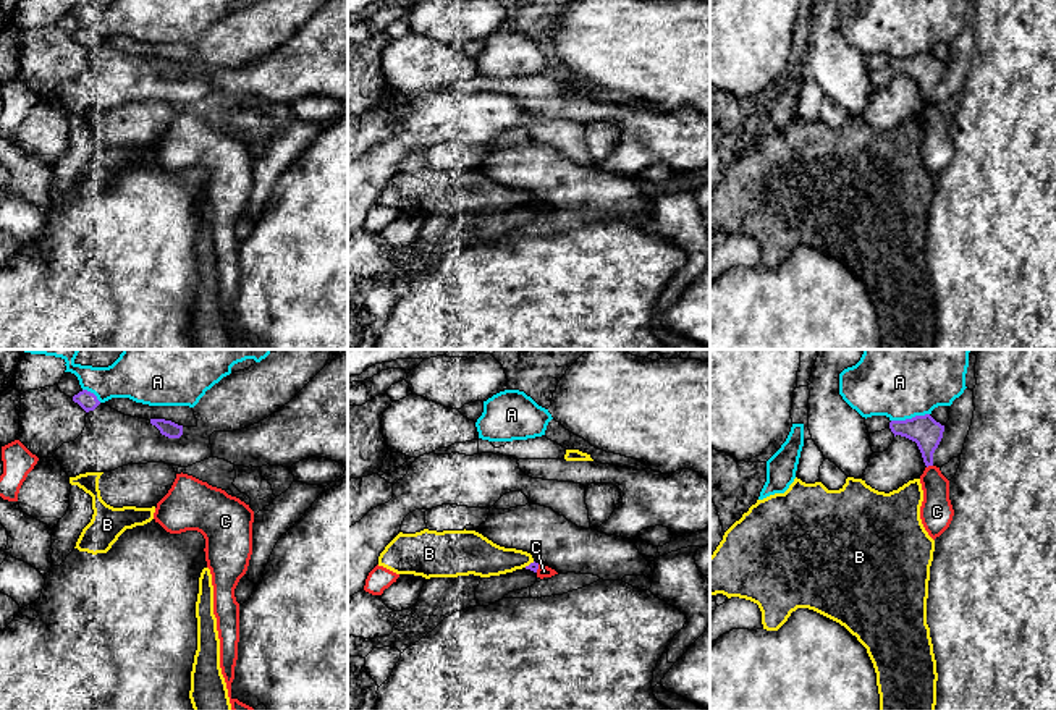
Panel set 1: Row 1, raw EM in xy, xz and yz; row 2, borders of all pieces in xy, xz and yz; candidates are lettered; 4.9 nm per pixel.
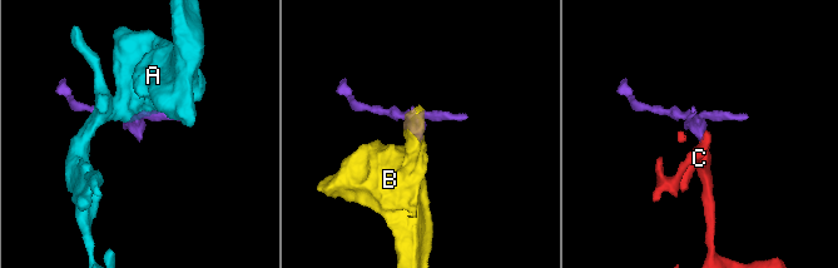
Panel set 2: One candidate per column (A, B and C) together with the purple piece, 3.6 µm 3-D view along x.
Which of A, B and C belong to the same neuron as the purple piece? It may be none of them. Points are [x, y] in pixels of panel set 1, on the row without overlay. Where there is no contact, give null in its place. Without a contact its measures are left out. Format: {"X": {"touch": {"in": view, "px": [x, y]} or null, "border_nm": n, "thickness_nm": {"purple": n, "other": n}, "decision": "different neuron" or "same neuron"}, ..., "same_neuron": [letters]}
{"A": {"touch": {"in": "yz", "px": [909, 57]}, "border_nm": 200, "thickness_nm": {"purple": 150, "other": 280}, "decision": "different neuron"}, "B": {"touch": {"in": "xz", "px": [531, 201]}, "border_nm": 60, "thickness_nm": {"purple": 50, "other": 180}, "decision": "different neuron"}, "C": {"touch": {"in": "yz", "px": [929, 102]}, "border_nm": 40, "thickness_nm": {"purple": 150, "other": 160}, "decision": "different neuron"}, "same_neuron": []}

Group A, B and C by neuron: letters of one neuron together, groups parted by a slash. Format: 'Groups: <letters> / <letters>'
Groups: A / B / C

